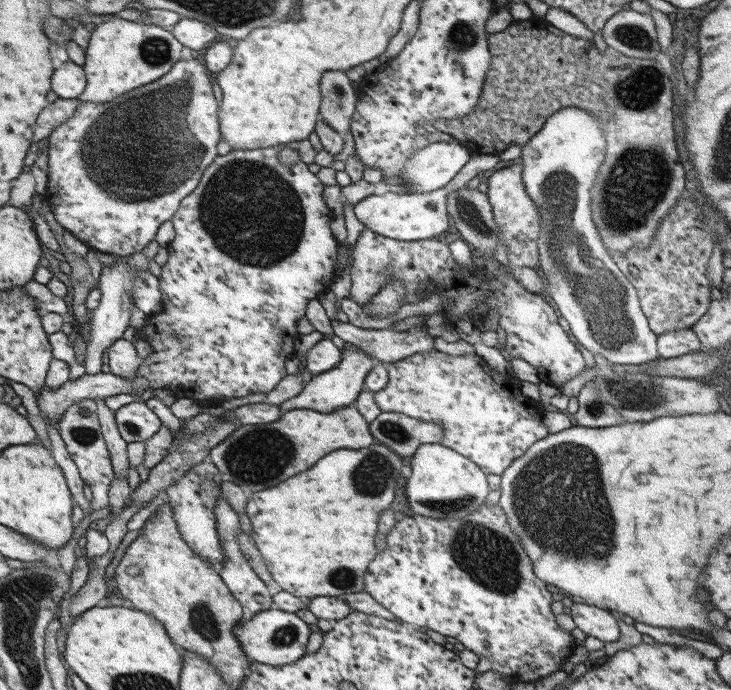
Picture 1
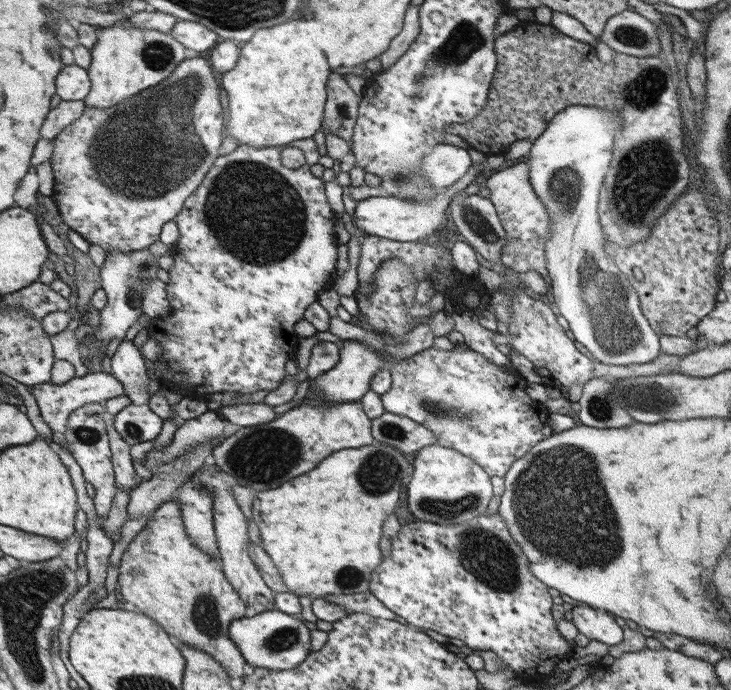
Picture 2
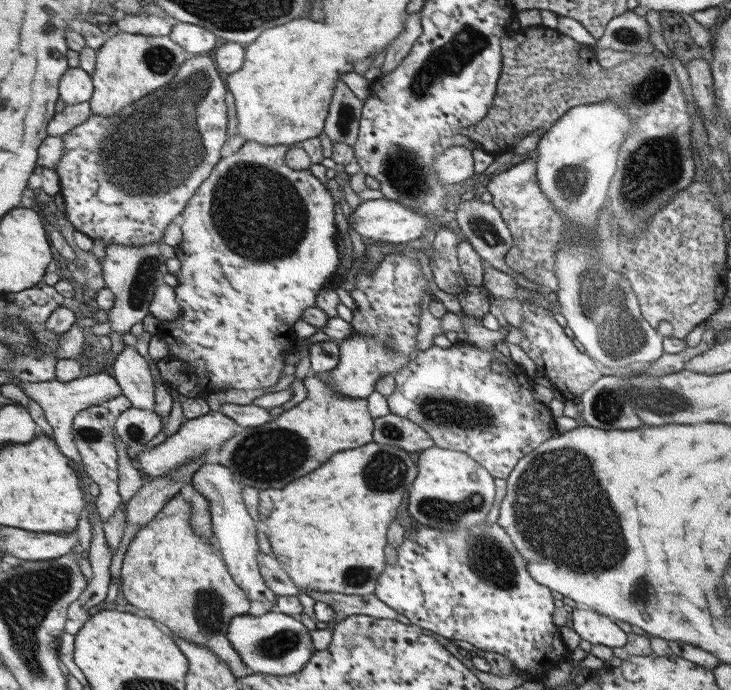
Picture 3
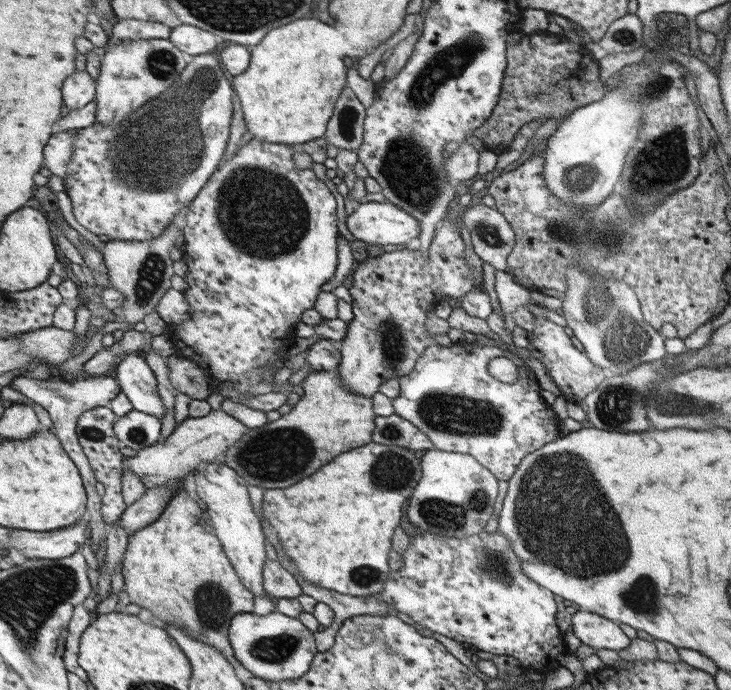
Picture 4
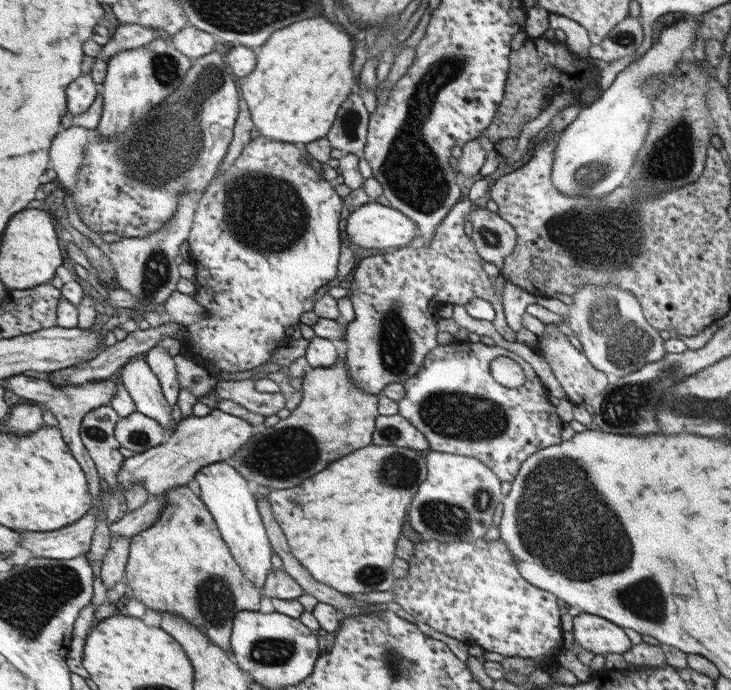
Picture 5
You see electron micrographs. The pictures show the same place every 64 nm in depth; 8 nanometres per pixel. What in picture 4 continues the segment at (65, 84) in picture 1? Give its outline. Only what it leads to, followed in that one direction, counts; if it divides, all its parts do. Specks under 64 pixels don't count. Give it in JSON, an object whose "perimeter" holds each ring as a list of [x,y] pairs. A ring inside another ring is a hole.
{"perimeter":[[[78,70],[64,85],[65,104],[71,111],[92,105],[97,95],[98,82],[86,70]]]}

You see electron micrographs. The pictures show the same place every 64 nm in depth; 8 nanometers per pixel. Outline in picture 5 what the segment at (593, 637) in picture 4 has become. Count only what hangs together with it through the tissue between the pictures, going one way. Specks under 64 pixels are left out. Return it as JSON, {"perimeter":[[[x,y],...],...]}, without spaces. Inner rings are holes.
{"perimeter":[[[580,613],[574,617],[571,638],[579,644],[579,648],[590,650],[596,654],[623,654],[632,648],[632,642],[624,634],[624,630],[600,616]]]}

